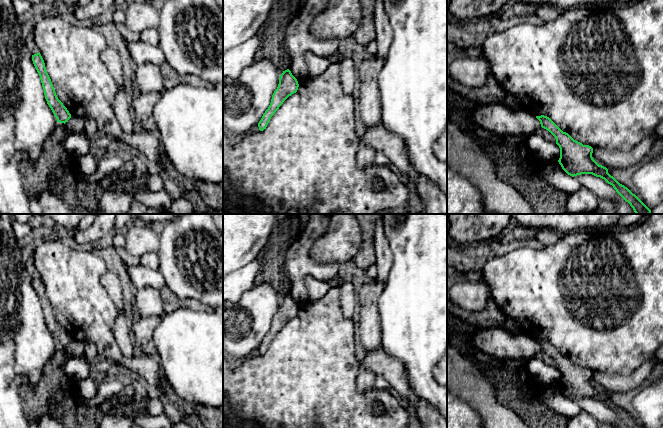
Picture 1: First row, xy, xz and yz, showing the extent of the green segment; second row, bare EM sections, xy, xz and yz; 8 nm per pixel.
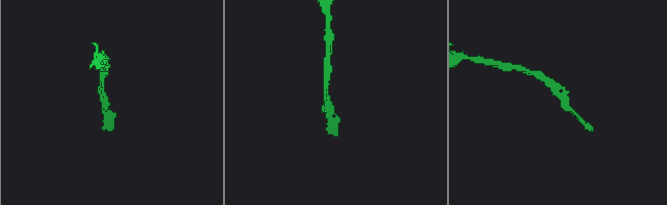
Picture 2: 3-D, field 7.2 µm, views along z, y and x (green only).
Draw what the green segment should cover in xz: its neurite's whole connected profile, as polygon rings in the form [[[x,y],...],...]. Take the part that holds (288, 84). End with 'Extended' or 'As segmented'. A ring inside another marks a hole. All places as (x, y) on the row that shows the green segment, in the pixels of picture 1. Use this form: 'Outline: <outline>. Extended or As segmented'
Outline: [[[289,69],[283,71],[279,78],[278,87],[272,95],[271,103],[258,123],[260,131],[266,129],[271,117],[289,96],[297,92],[298,87],[298,81],[291,71]]]. As segmented

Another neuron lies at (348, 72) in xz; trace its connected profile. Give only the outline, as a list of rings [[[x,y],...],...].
[[[356,57],[343,59],[339,65],[343,91],[347,94],[356,95],[358,89]]]

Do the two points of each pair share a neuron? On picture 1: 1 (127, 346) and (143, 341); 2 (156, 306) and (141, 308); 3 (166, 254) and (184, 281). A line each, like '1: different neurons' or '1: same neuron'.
1: different neurons
2: same neuron
3: same neuron

